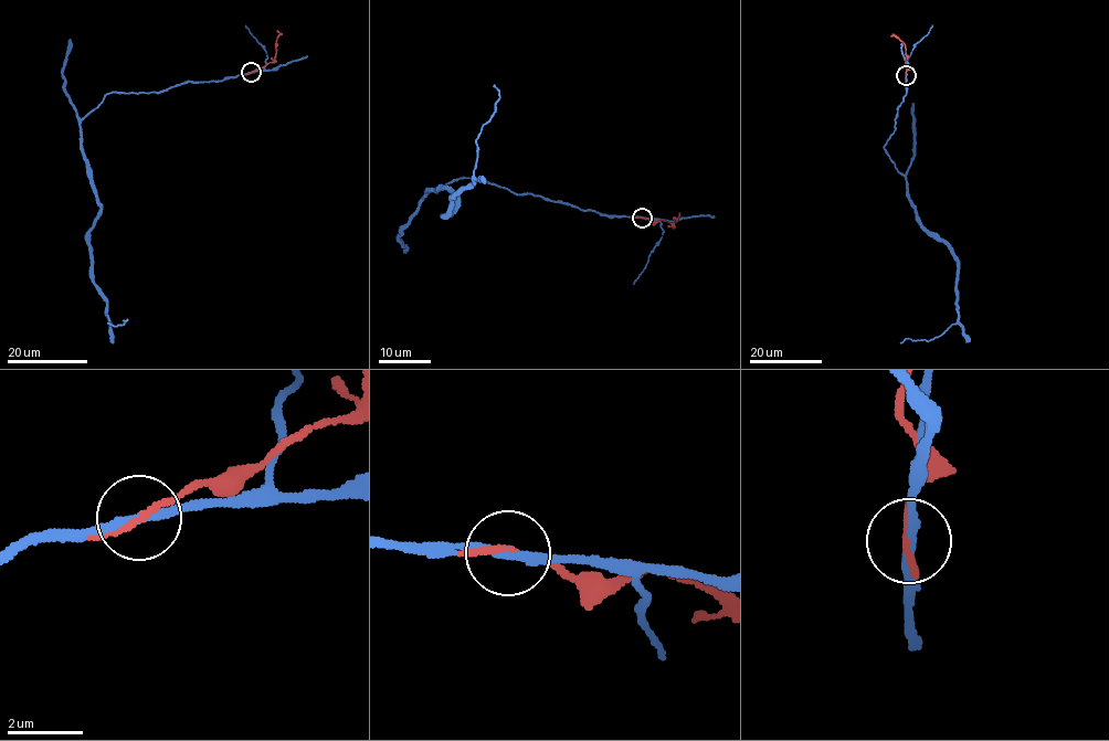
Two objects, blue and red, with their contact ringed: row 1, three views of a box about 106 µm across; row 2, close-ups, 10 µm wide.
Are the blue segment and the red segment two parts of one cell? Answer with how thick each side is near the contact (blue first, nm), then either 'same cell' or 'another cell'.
240 nm thick on the blue side, 160 nm on the other; another cell

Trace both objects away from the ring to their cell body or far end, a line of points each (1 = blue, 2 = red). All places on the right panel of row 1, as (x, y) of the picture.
1: (906, 75), (895, 130), (884, 148), (906, 179), (916, 221), (957, 258), (958, 321), (931, 339), (899, 342)
2: (906, 75), (906, 45), (893, 33)

